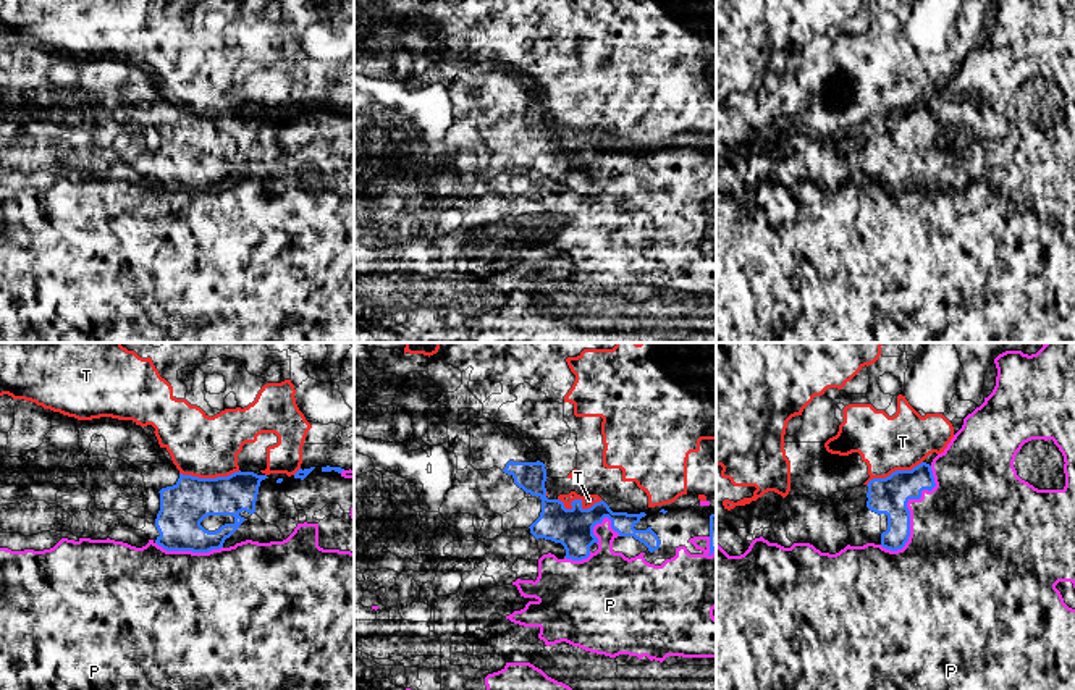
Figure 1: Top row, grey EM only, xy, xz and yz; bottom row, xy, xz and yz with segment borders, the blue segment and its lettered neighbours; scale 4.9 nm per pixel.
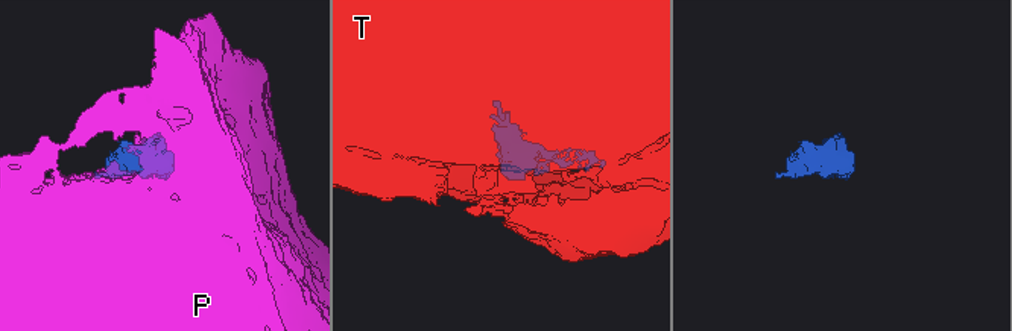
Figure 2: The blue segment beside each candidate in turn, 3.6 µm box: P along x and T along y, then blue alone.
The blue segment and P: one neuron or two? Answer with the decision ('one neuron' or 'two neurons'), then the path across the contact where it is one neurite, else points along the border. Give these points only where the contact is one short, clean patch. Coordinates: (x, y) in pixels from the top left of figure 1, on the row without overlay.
one neuron

